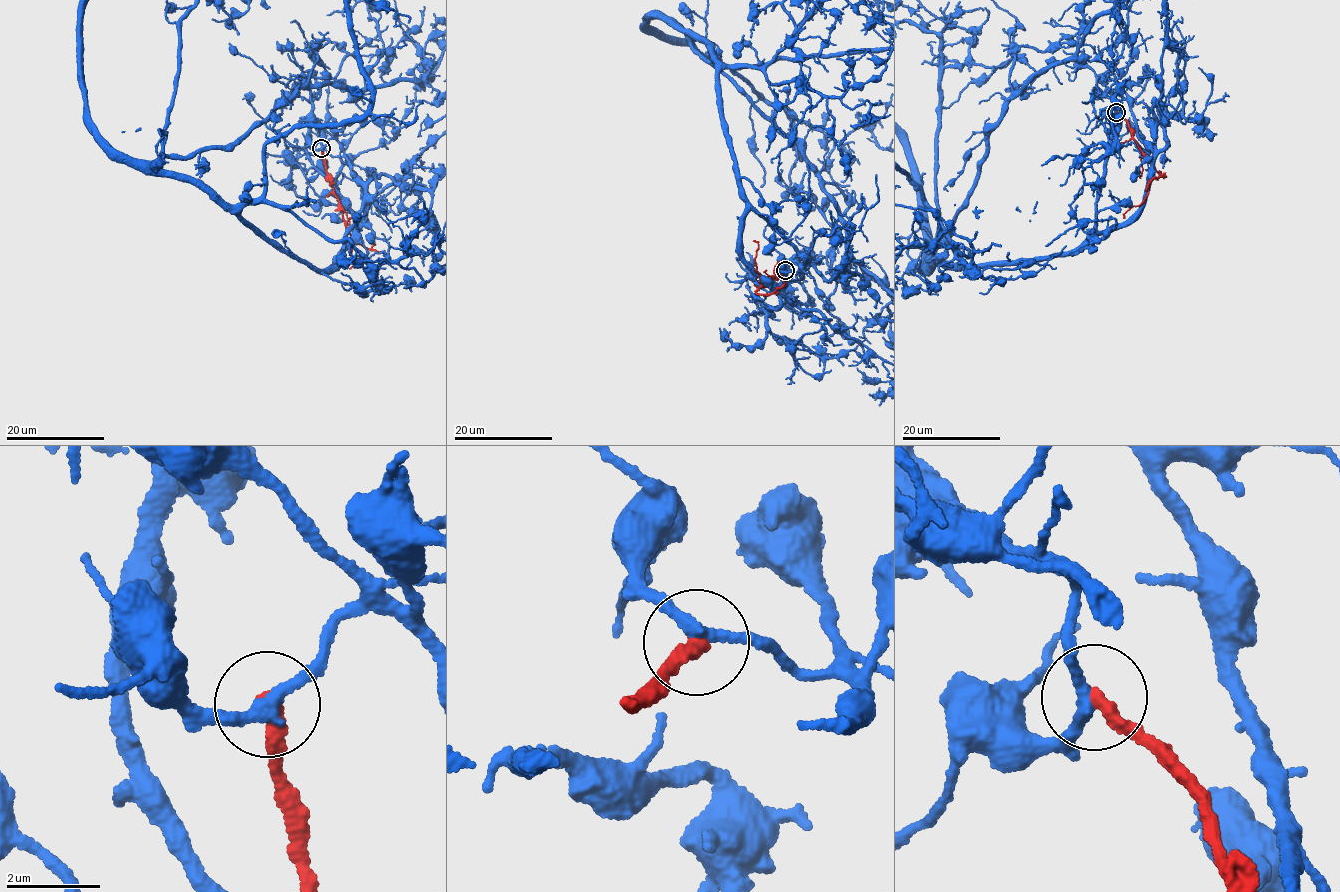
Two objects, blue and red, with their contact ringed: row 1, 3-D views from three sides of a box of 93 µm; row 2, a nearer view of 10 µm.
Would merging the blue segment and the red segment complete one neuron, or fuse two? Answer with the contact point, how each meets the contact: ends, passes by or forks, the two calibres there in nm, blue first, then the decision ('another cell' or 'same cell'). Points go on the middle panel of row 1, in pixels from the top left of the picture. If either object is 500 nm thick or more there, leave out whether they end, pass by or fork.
(785, 270) | blue passes by | red ends | 280/340 nm | another cell

